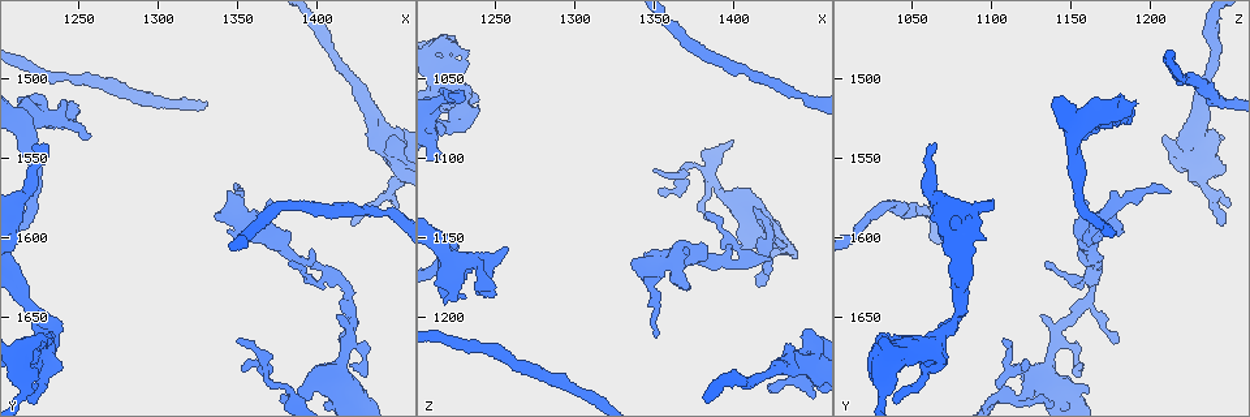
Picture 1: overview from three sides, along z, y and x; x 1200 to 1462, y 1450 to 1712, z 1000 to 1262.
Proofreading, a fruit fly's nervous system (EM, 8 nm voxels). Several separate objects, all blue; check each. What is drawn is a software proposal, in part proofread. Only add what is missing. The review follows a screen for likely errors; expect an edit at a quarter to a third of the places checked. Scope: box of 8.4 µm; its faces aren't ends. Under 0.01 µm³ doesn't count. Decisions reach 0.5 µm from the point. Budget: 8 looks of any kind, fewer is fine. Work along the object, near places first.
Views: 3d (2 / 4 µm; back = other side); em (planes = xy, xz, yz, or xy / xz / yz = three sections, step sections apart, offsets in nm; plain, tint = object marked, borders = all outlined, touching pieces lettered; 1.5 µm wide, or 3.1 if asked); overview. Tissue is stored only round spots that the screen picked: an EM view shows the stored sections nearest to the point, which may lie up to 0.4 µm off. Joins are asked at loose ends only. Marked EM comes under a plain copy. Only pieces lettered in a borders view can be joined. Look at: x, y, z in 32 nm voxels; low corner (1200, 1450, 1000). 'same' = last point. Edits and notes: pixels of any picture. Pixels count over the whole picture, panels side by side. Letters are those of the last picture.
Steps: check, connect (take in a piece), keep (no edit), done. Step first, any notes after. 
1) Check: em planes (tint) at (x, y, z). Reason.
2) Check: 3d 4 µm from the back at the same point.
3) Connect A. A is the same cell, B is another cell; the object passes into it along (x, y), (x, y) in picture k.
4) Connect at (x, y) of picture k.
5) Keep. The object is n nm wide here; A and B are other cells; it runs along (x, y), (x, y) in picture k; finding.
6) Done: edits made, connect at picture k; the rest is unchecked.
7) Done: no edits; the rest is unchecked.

Check: em yz step 8 (tint) at (1416, 1664, 1178). Tapers out.

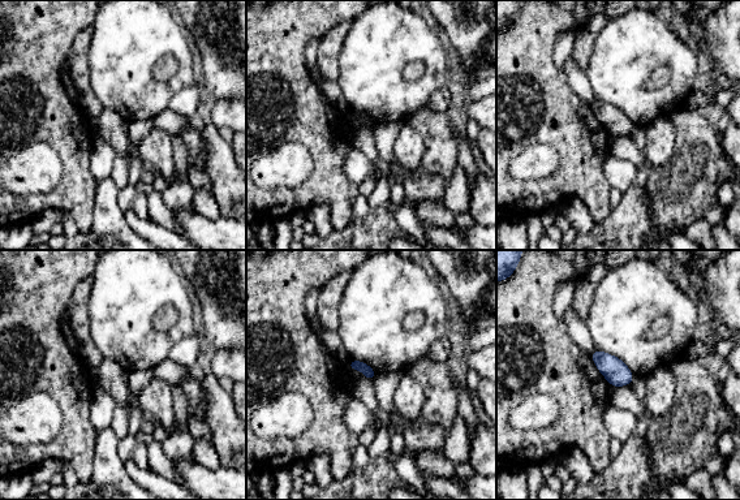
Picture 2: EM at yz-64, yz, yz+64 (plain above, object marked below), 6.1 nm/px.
Check: em yz step 8 (borders) at the same point.

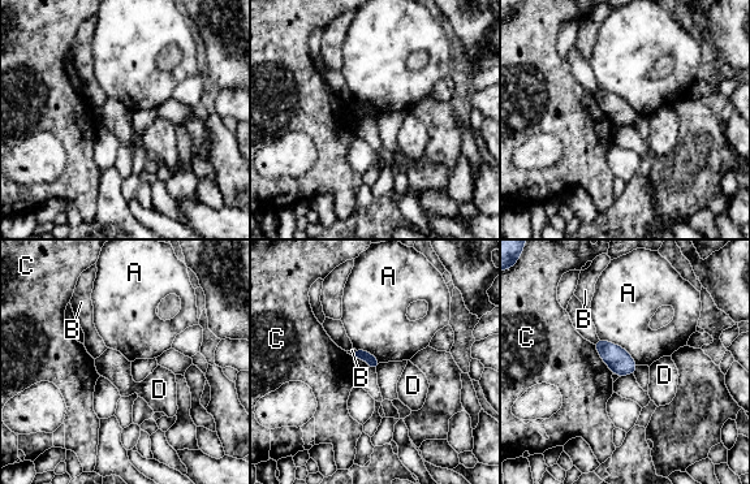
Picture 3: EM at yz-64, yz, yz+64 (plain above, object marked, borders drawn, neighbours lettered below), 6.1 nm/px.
Keep. A, B, C and D are other cells; a border runs along (599, 337), (620, 345), (638, 364) in picture 3; none of them fits.

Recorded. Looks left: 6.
Check: em planes (borders) at (1420, 1590, 1246). An open end.

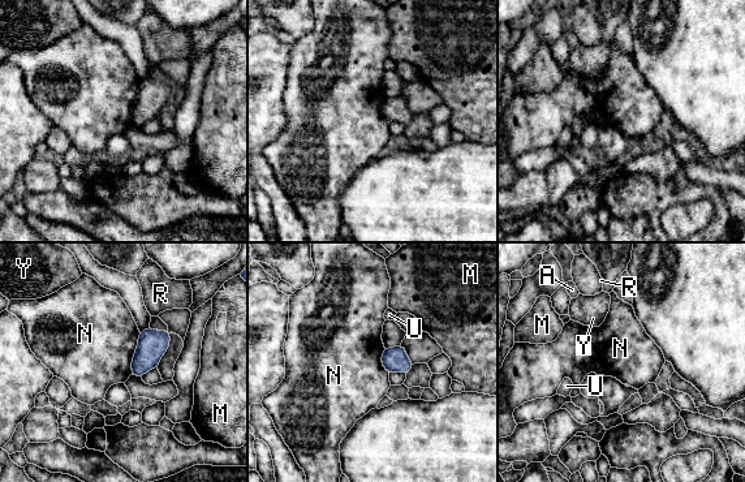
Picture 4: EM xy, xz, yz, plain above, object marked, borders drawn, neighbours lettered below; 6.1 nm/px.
Keep. The object is 160 nm wide here; A, M, N, R, U and Y are other cells; a border runs along (140, 332), (130, 374) in picture 4; no lettered piece goes on from it.

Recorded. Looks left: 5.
Check: 3d 2 µm at (1396, 1608, 1156).

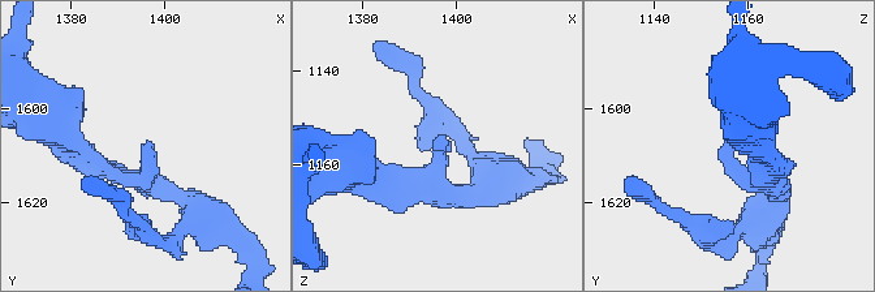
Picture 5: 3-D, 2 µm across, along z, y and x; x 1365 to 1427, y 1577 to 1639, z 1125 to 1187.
Check: em xy step 8 (borders) at (1397, 1607, 1156). The arms are 200, 260 nm wide; shape alone is not enough.

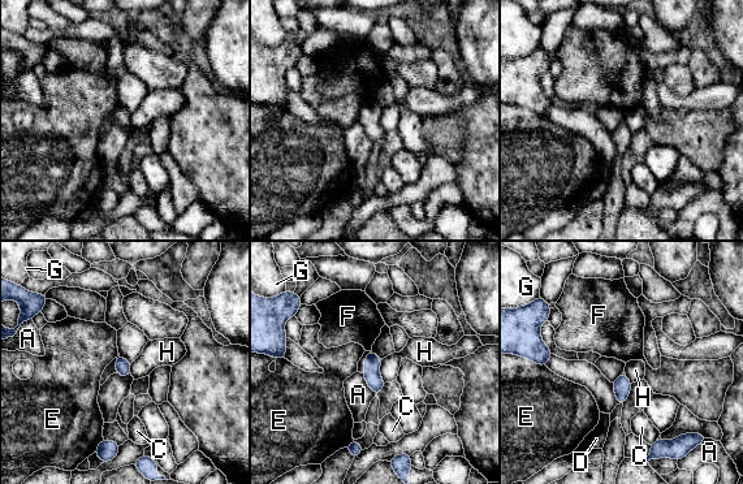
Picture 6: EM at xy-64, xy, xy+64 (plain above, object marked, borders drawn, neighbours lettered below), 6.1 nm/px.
Check: em planes (borders) at the same point. Cut it another way.

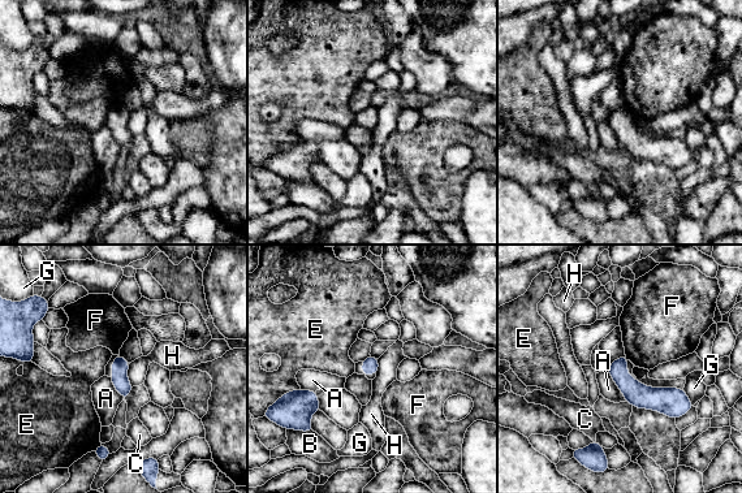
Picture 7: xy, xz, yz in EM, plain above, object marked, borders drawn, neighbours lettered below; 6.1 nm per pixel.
Keep. A, B, C, E, F, G and H are other cells; it runs along (613, 366), (642, 397), (682, 406) in picture 7; no lettered piece goes on from it.

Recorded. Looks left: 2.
Done: no edits; the rest is unchecked.

